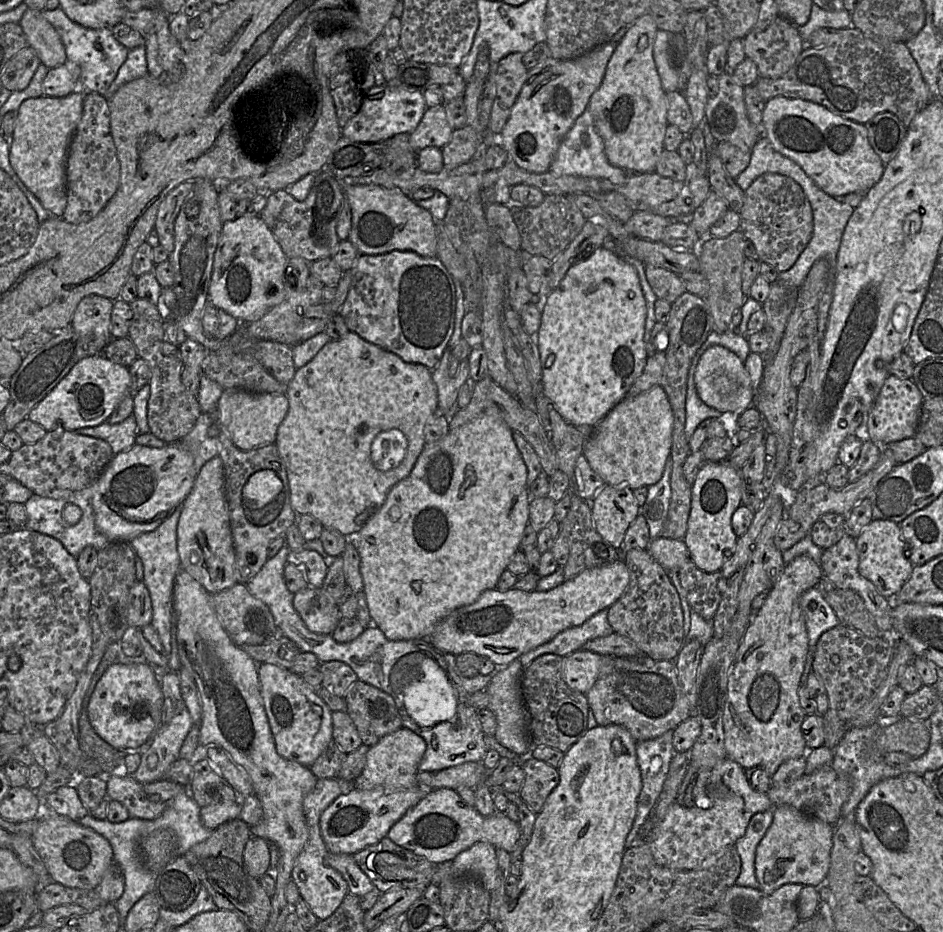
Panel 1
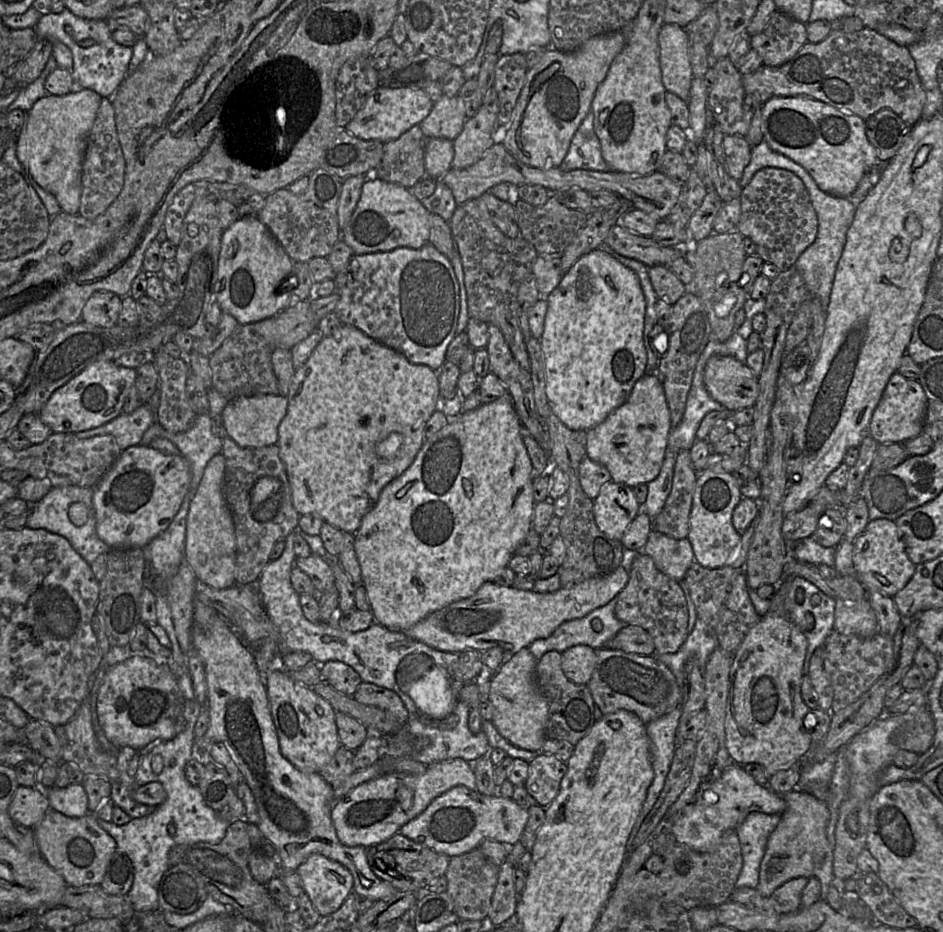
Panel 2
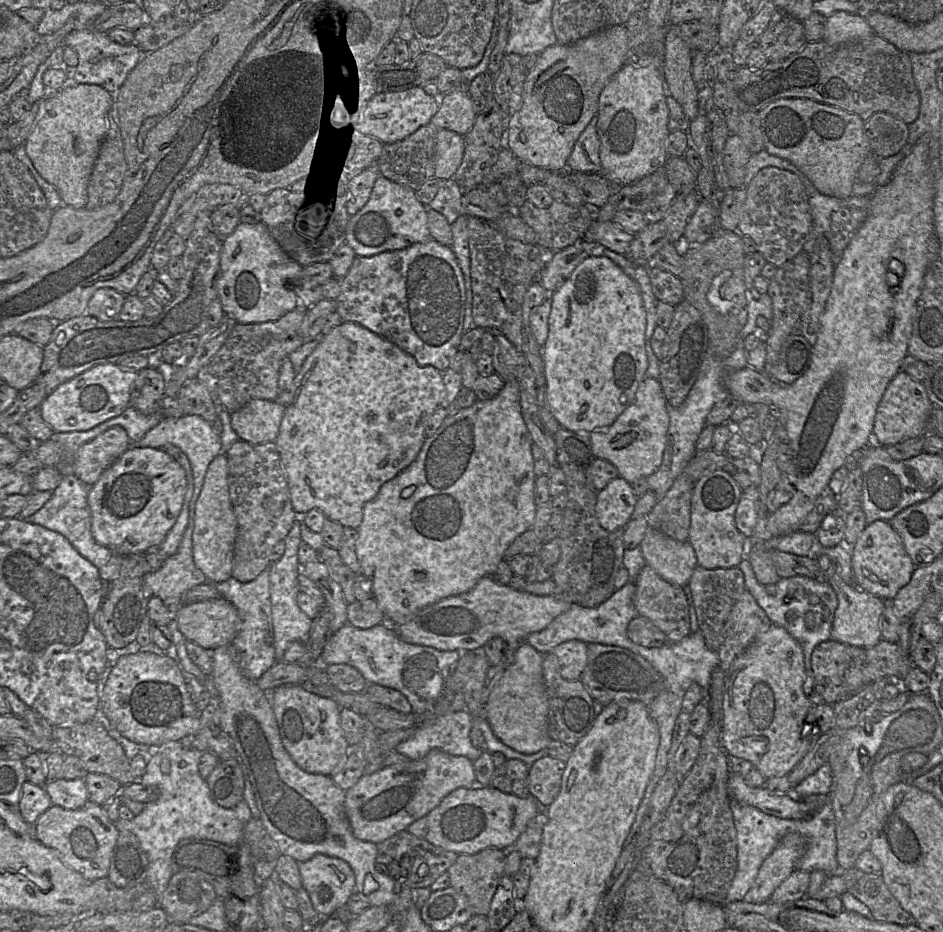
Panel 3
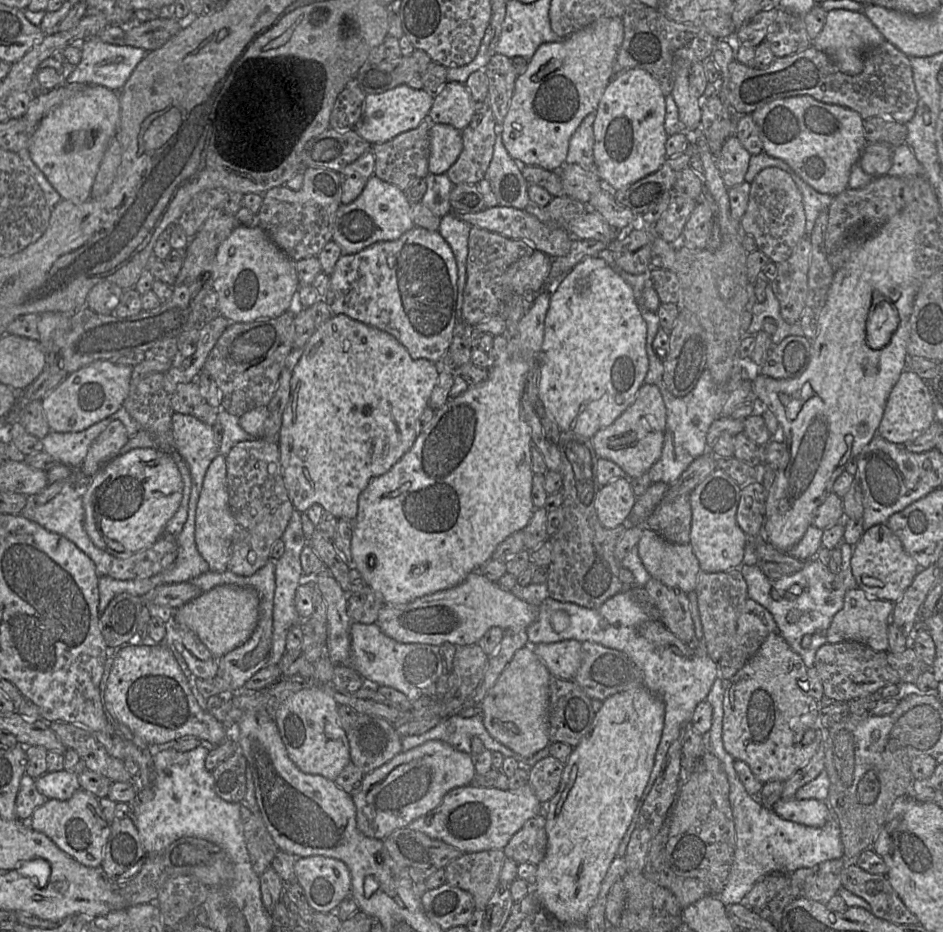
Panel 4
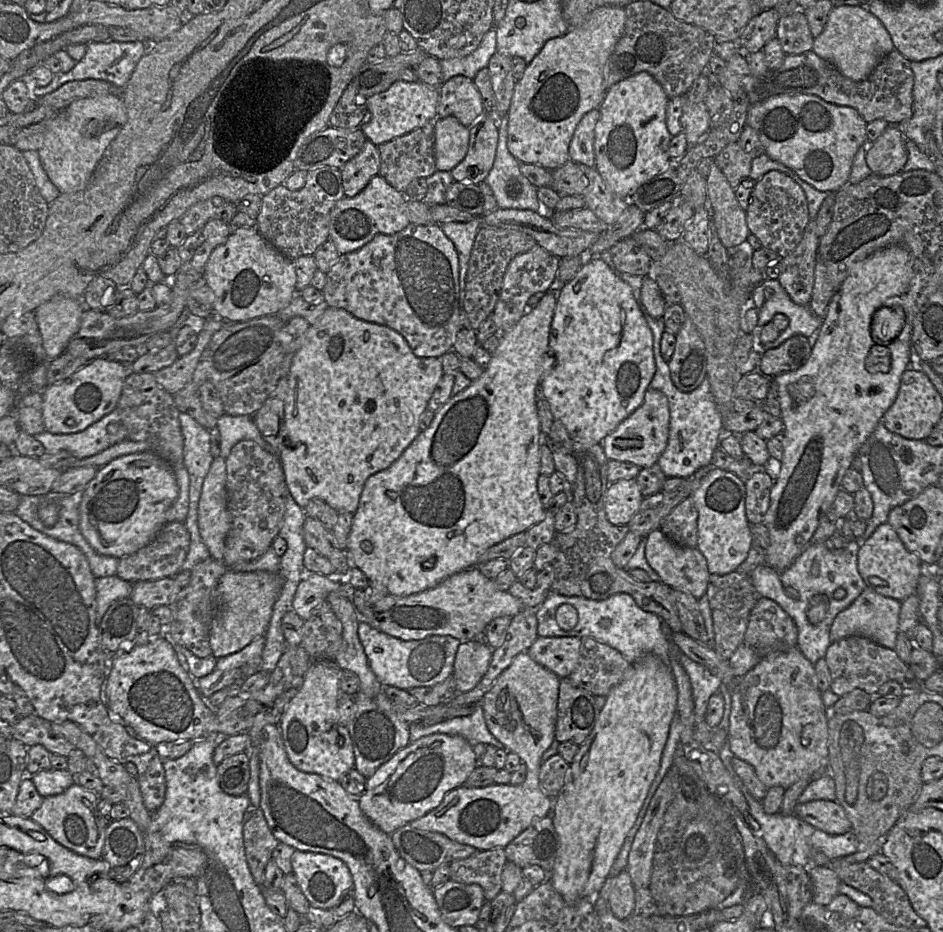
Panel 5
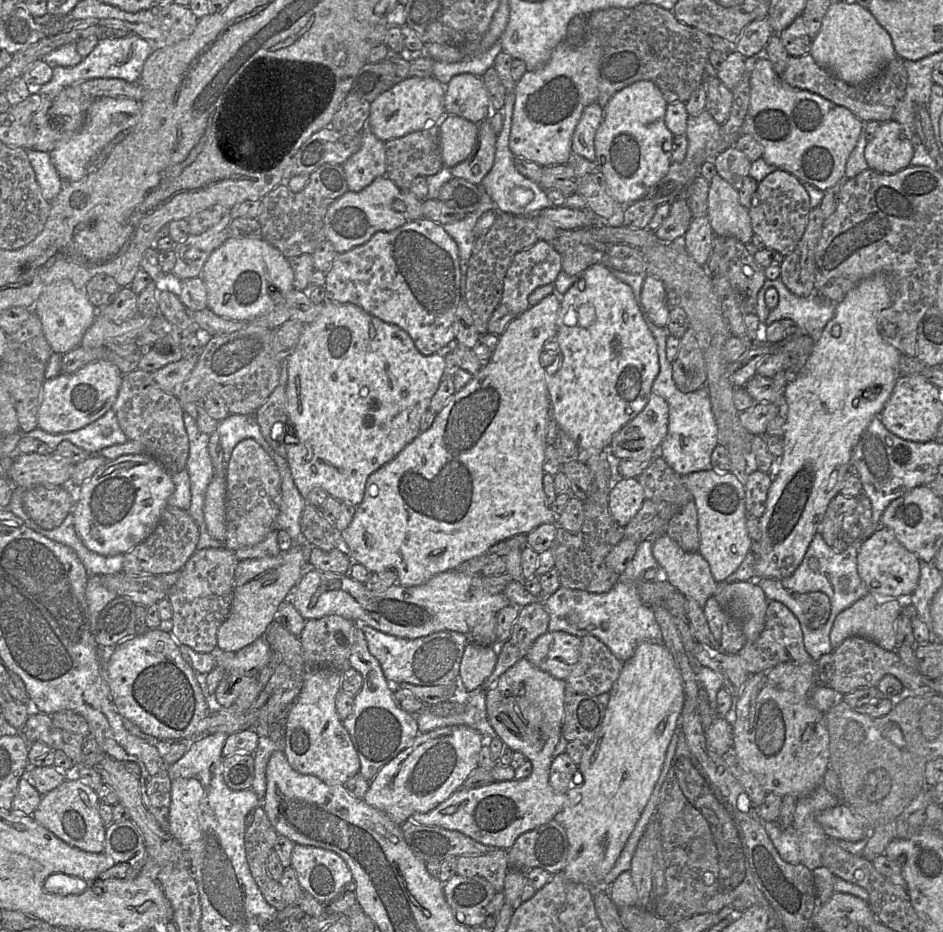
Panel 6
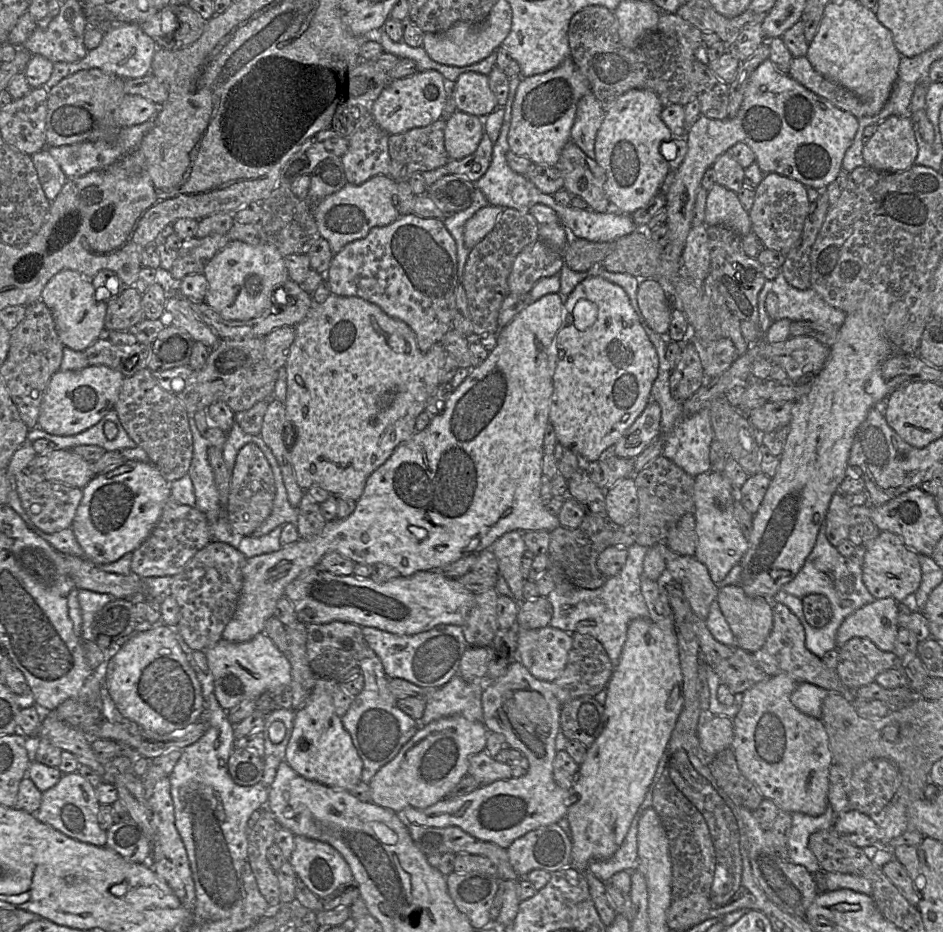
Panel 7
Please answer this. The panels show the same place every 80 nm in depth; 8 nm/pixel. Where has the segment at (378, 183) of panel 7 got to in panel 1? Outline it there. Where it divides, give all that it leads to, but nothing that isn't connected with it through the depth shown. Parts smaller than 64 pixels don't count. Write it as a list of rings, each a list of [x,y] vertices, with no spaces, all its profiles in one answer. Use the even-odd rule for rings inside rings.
[[[346,179],[338,181],[351,207],[351,230],[347,239],[359,254],[378,255],[399,250],[413,251],[423,257],[437,256],[436,221],[428,210],[417,205],[411,195],[374,184],[350,184]]]

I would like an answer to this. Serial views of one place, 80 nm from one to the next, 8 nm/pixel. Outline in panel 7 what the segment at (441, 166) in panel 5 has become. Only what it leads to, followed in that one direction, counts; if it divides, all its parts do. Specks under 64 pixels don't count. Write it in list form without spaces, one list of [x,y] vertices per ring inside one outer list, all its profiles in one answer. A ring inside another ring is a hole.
[[[456,110],[444,129],[444,146],[450,160],[461,160],[473,154],[484,134],[484,125],[478,116]]]

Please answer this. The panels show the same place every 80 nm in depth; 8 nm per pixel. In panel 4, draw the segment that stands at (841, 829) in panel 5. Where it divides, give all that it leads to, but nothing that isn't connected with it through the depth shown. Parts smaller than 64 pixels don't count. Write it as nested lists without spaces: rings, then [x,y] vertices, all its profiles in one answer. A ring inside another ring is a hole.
[[[795,798],[778,800],[771,809],[780,818],[809,827],[822,827],[828,821],[831,808],[827,802]]]

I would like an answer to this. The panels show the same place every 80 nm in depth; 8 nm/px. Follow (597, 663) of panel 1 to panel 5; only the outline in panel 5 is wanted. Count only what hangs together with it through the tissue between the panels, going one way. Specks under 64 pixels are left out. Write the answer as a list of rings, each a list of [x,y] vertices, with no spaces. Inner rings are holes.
[[[537,637],[528,654],[559,679],[567,679],[577,667],[580,648],[579,637]]]

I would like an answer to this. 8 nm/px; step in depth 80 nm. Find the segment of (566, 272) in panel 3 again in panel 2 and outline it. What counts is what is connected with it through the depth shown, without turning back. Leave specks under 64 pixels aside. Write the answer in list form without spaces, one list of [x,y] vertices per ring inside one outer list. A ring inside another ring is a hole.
[[[538,255],[532,266],[532,275],[540,293],[539,300],[547,300],[565,273],[561,267],[561,255]]]

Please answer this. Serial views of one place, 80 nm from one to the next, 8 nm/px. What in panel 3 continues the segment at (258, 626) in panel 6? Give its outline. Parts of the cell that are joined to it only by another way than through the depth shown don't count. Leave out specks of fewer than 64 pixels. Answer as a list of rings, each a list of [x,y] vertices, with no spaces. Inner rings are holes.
[[[223,597],[184,604],[174,620],[185,638],[208,651],[230,645],[241,623],[236,607]]]

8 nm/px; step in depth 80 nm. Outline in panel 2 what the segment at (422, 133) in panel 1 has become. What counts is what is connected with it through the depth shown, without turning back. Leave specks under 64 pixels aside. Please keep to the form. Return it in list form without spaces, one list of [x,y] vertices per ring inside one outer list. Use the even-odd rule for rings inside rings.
[[[441,96],[428,116],[418,125],[426,139],[454,140],[463,130],[466,119],[459,113],[457,97]]]

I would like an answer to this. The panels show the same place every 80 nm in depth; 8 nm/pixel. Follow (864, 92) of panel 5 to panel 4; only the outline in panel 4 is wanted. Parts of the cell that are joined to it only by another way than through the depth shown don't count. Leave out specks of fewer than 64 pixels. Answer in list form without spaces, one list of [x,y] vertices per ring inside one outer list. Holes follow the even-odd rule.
[[[887,40],[866,52],[863,70],[857,75],[842,72],[826,53],[812,45],[793,55],[775,57],[765,68],[749,67],[734,58],[727,79],[721,82],[718,96],[732,113],[744,115],[752,114],[774,100],[802,95],[852,109],[864,121],[881,116],[900,124],[913,118],[918,104],[909,57]]]

